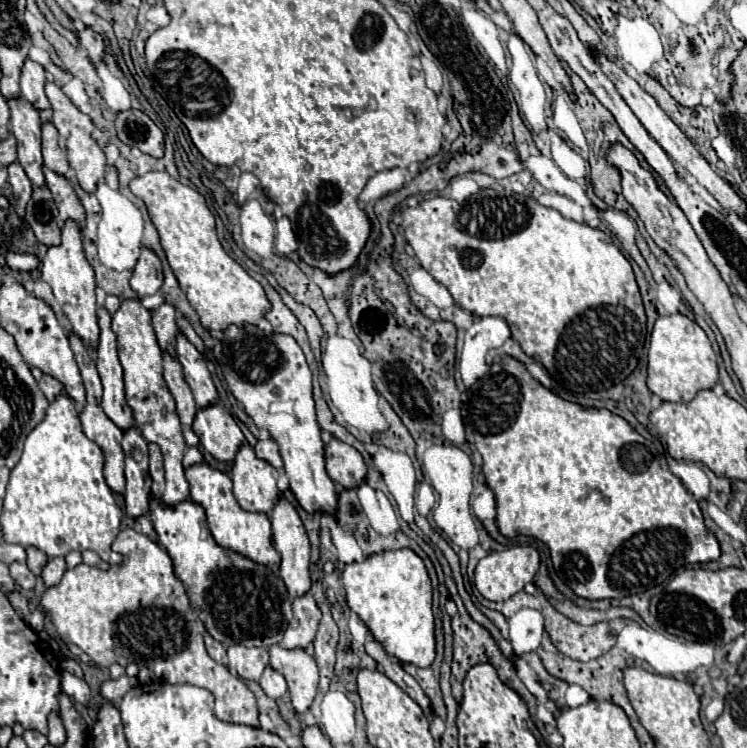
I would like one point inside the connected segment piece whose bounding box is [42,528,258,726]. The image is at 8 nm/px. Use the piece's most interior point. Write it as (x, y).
(138, 611)

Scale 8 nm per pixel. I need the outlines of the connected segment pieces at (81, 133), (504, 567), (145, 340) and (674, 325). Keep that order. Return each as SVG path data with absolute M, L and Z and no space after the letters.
M48 82L46 84L46 96L50 100L50 106L54 110L54 116L52 116L52 124L58 128L58 144L62 150L66 150L66 156L68 156L68 162L70 166L76 170L76 178L80 182L80 186L86 190L86 192L94 192L96 186L98 186L98 180L104 178L104 172L106 172L106 158L104 158L104 152L98 148L98 144L94 144L92 140L92 130L94 130L94 124L90 120L90 116L82 114L66 96L64 92Z
M512 546L512 548L506 548L502 552L492 552L486 558L482 558L476 566L474 584L484 598L502 602L514 596L516 592L524 590L524 586L534 580L538 568L540 568L540 554L534 546Z
M122 300L118 312L112 316L112 330L118 338L118 356L124 368L124 384L126 384L126 402L134 412L134 422L140 434L148 442L156 442L164 456L164 470L166 470L166 490L162 500L170 506L182 502L190 494L188 480L182 468L182 456L186 450L186 442L182 436L182 424L176 414L174 398L166 388L162 378L162 350L158 346L150 310L146 310L140 300Z
M684 314L660 316L654 324L648 352L648 388L664 402L690 402L700 390L718 382L718 364L706 332Z

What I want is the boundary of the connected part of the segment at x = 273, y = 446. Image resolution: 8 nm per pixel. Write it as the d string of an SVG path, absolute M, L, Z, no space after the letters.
M268 438L268 440L258 440L258 444L254 446L254 452L258 458L266 460L268 464L272 464L276 470L282 470L282 458L278 454L278 444Z

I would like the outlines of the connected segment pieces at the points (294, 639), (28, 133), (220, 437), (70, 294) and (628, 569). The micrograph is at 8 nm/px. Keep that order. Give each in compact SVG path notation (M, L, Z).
M312 592L296 596L292 602L292 610L294 610L294 620L290 622L288 630L284 632L280 646L282 648L298 648L298 646L306 648L314 640L322 612L316 606Z
M22 96L18 98L8 98L6 100L12 112L12 134L18 140L18 162L24 166L26 174L30 176L34 186L44 184L44 174L42 174L42 152L40 152L40 116L38 110L24 100Z
M218 402L198 408L192 430L200 438L200 444L214 458L228 464L232 464L238 446L244 442L244 434L238 428L236 420Z
M66 220L62 226L62 242L58 246L50 246L44 260L42 260L42 278L50 284L60 310L70 322L74 334L78 334L84 342L90 342L96 348L98 338L98 322L96 322L96 298L94 298L94 270L90 268L84 250L82 250L82 236L76 220Z
M512 356L498 358L490 366L488 374L484 374L484 384L480 378L472 388L468 388L466 400L462 406L462 418L464 418L464 426L466 426L466 440L470 444L474 444L476 450L482 454L486 484L494 492L494 496L498 498L496 500L496 510L498 510L496 522L498 522L500 532L508 538L514 538L514 532L518 532L518 534L534 536L534 538L546 542L550 548L550 556L552 556L552 564L554 564L556 574L578 596L588 598L588 600L602 600L602 598L624 598L624 596L640 594L640 592L646 592L646 590L662 584L664 580L672 578L686 564L710 562L710 560L716 560L720 556L720 544L718 544L714 534L708 534L708 528L704 526L704 516L702 516L700 504L684 488L680 478L676 478L670 470L660 466L658 458L648 448L648 440L644 436L640 436L624 418L612 414L606 408L600 408L600 410L582 408L580 404L562 400L560 396L556 396L554 392L544 388L538 380L534 380L520 360L516 360Z

